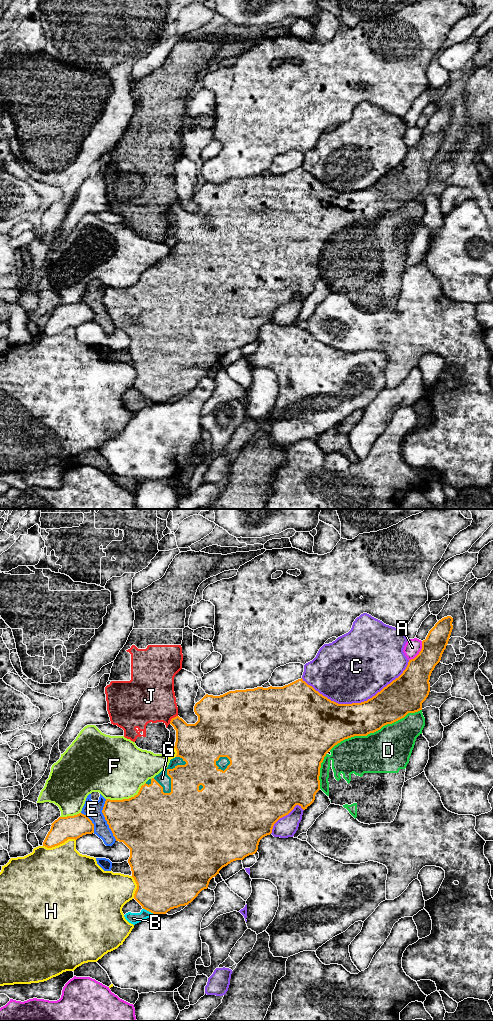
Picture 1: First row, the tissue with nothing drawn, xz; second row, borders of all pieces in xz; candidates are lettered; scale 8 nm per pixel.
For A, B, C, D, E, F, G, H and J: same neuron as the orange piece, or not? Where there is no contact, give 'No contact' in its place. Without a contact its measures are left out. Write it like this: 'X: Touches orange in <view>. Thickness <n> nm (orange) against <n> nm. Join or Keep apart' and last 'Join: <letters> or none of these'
A: Touches orange in xz. Thickness 240 nm (orange) against 130 nm. Keep apart
B: Touches orange in xz. Thickness 420 nm (orange) against 90 nm. Keep apart
C: Touches orange in xz. Thickness 320 nm (orange) against 480 nm. Keep apart
D: Touches orange in xz. Thickness 280 nm (orange) against 360 nm. Keep apart
E: Touches orange in xz. Thickness 400 nm (orange) against 140 nm. Keep apart
F: Touches orange in xz. Thickness 480 nm (orange) against 460 nm. Keep apart
G: Touches orange in xz. Thickness 260 nm (orange) against 100 nm. Join
H: Touches orange in xz. Thickness 190 nm (orange) against 480 nm. Keep apart
J: Touches orange in xz. Thickness 280 nm (orange) against 400 nm. Keep apart
Join: G

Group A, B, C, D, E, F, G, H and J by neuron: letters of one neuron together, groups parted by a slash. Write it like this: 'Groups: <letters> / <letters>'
Groups: A / B E J / C / D / F / G / H

